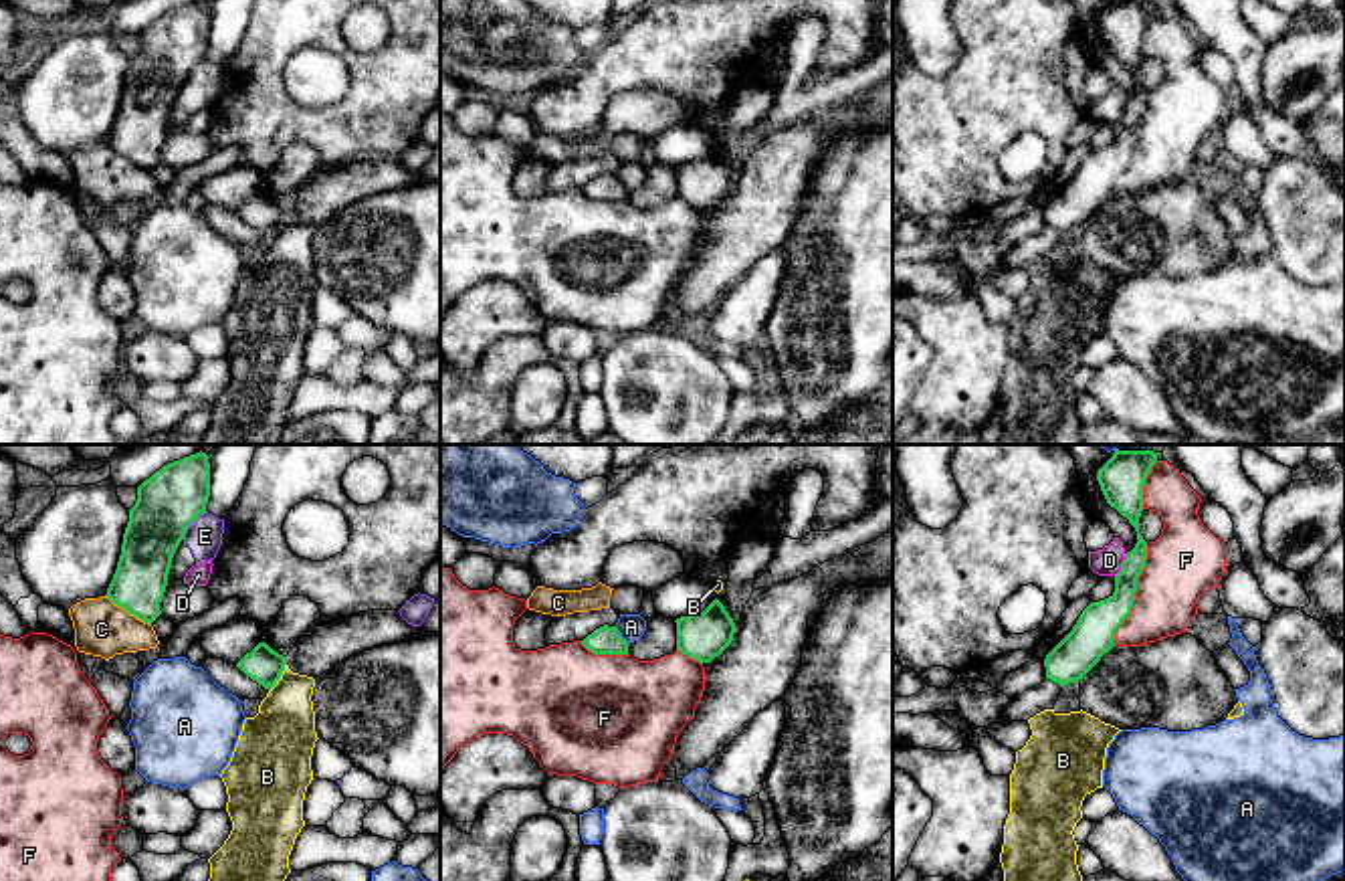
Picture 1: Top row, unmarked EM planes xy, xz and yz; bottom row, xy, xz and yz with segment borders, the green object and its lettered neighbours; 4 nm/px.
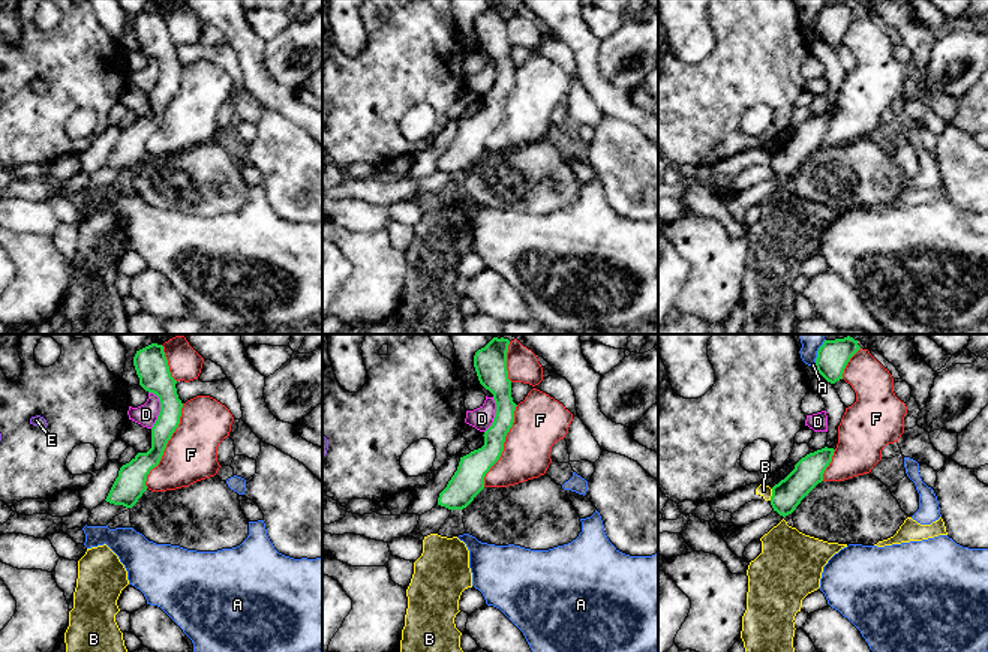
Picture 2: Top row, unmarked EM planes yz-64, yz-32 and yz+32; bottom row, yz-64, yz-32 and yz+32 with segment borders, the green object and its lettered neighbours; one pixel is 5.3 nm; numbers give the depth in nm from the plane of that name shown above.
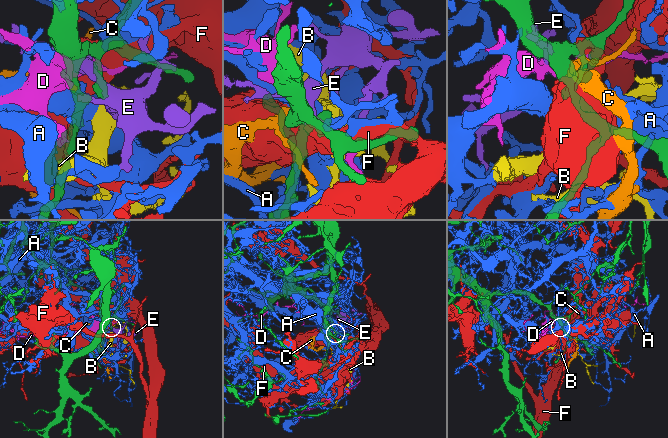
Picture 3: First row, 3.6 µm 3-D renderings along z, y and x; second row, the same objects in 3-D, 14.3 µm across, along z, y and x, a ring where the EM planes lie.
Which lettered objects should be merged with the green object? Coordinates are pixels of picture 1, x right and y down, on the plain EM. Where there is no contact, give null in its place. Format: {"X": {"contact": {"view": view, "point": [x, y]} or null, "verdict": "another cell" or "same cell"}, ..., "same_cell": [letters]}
{"A": {"contact": {"view": "xz", "point": [618, 182]}, "verdict": "another cell"}, "B": {"contact": {"view": "xy", "point": [279, 225]}, "verdict": "another cell"}, "C": {"contact": {"view": "xy", "point": [128, 158]}, "verdict": "another cell"}, "D": {"contact": {"view": "yz", "point": [1123, 114]}, "verdict": "another cell"}, "E": {"contact": {"view": "xy", "point": [192, 69]}, "verdict": "another cell"}, "F": {"contact": {"view": "yz", "point": [1133, 142]}, "verdict": "another cell"}, "same_cell": []}

